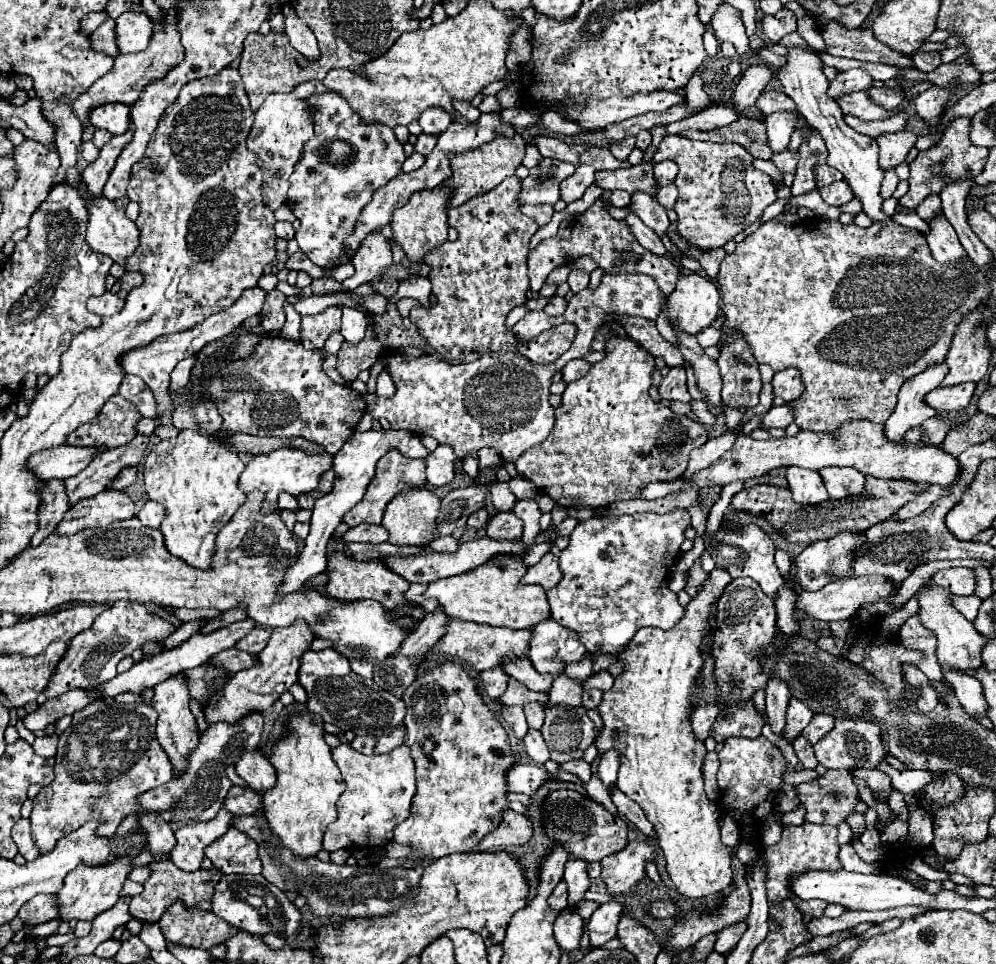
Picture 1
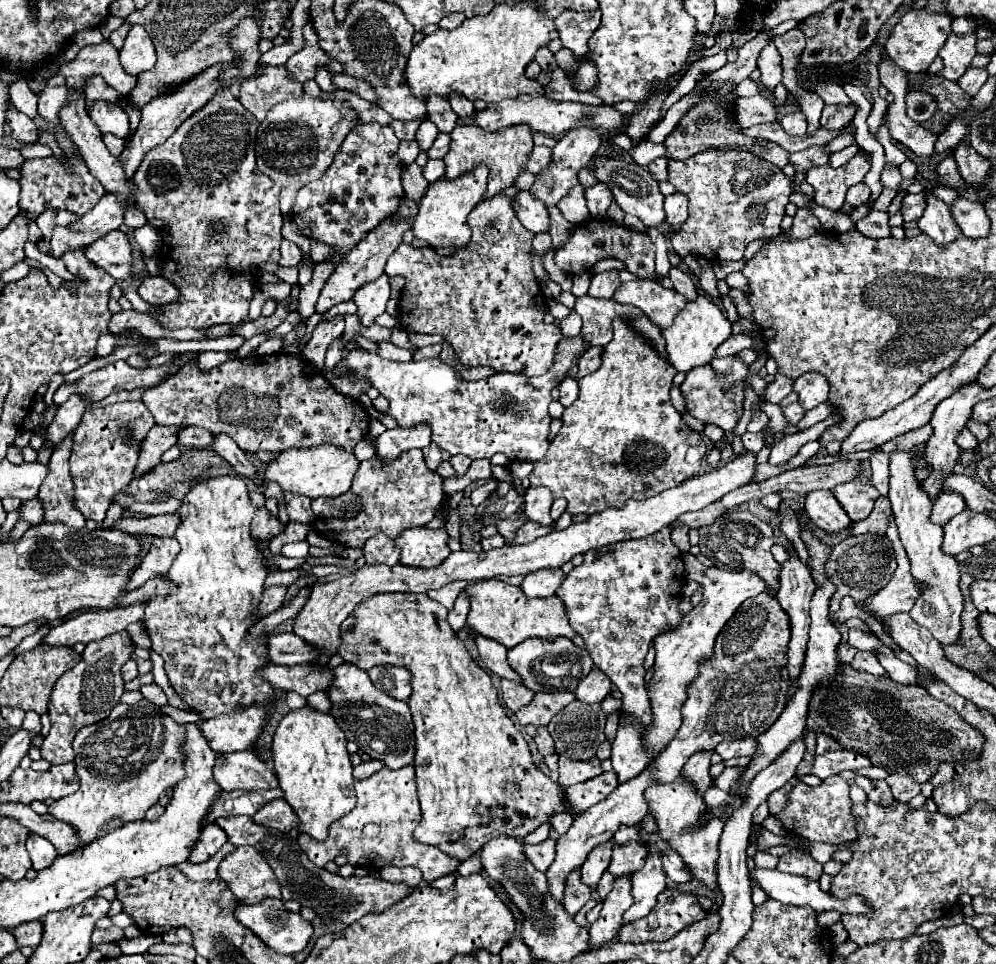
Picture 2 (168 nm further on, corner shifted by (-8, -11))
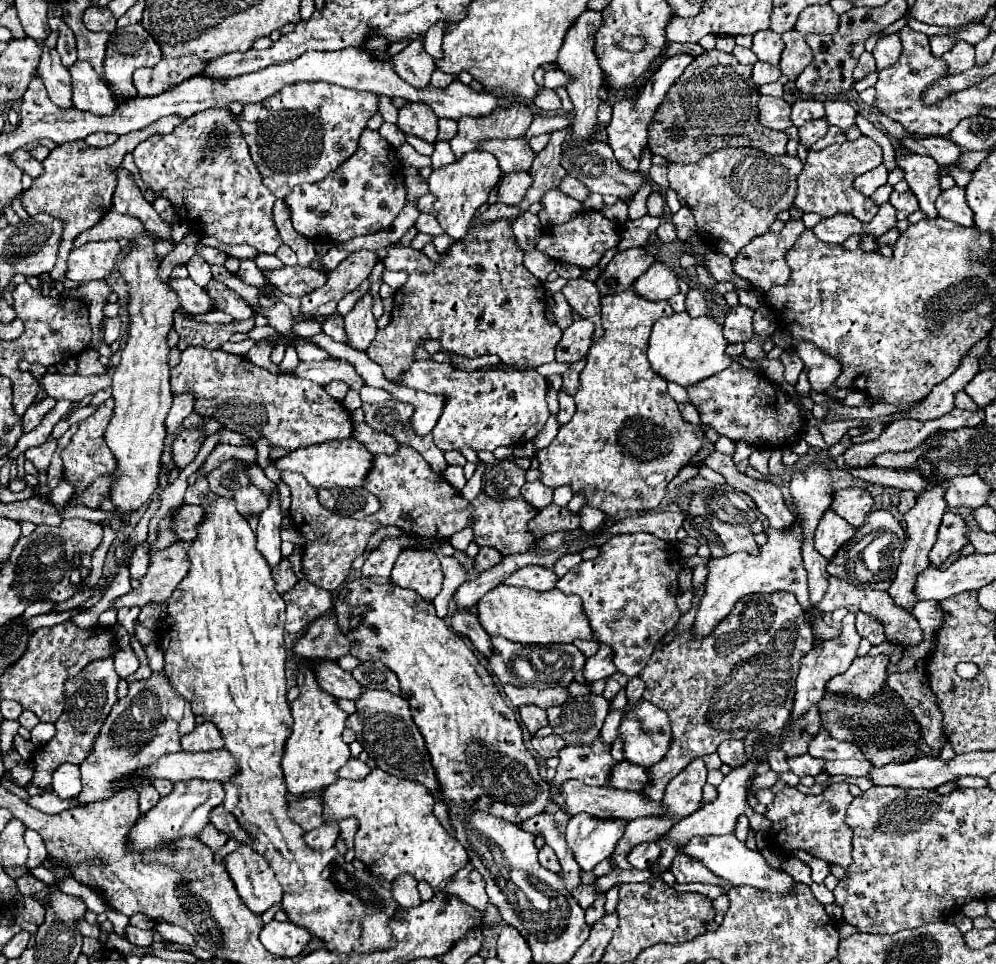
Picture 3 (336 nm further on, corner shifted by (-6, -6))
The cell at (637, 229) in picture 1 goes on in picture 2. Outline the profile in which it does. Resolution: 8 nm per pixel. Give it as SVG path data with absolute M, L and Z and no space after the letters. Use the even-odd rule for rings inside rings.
M671 267L669 271L669 279L675 285L675 291L679 291L687 301L697 299L697 289L695 283L691 281L691 277L687 273L683 273L679 267Z

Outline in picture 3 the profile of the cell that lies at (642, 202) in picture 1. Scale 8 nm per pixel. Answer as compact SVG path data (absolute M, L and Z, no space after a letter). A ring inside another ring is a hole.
M593 142L593 144L579 144L579 146L565 146L563 148L563 158L561 164L567 168L567 172L575 178L579 178L591 192L597 194L611 194L617 198L631 198L633 194L637 194L639 188L645 186L645 178L639 170L631 172L625 170L623 166L619 166L619 162L613 156L613 150L607 142Z

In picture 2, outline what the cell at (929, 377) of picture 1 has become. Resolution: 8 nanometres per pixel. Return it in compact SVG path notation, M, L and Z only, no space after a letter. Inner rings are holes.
M895 451L889 457L891 457L891 465L889 465L889 471L891 471L889 501L891 501L891 507L893 507L895 519L897 519L899 537L901 537L901 543L903 543L907 555L909 555L913 577L927 585L927 589L915 601L909 615L919 625L929 629L931 635L939 643L953 645L953 643L959 641L961 611L963 611L963 593L959 589L959 565L953 557L949 557L941 551L943 529L939 525L931 523L929 515L931 515L931 509L933 509L933 503L931 503L929 495L921 489L919 481L913 475L913 467L915 467L917 457L913 457L911 451Z

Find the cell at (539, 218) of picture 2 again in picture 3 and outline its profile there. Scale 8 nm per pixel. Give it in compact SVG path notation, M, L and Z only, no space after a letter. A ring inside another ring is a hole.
M505 174L499 186L497 202L507 204L507 206L517 206L525 198L531 186L533 186L531 174Z

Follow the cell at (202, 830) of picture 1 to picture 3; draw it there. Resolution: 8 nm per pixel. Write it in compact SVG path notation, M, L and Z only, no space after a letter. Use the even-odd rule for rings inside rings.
M207 824L205 830L203 830L203 834L199 834L199 840L201 840L205 846L209 846L213 852L217 852L229 838L227 838L227 834L219 832L213 824Z

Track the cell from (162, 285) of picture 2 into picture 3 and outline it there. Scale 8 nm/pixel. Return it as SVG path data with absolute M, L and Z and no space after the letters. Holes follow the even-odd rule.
M175 278L167 282L169 288L173 292L177 292L179 296L179 306L189 312L189 314L199 314L199 312L209 312L211 310L211 298L207 296L207 292L197 286L191 278Z

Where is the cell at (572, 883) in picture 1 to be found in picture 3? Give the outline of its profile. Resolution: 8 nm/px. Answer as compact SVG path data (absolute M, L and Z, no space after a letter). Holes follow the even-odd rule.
M589 814L573 816L565 830L565 840L569 848L575 854L577 864L591 872L599 862L607 860L619 838L623 836L625 822L613 822L613 820L601 820L591 818Z

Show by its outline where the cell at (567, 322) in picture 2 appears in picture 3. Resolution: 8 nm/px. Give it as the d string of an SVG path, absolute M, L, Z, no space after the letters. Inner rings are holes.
M575 320L561 336L557 352L555 352L555 360L557 362L575 362L581 360L589 346L591 346L591 334L593 334L593 326L587 320Z

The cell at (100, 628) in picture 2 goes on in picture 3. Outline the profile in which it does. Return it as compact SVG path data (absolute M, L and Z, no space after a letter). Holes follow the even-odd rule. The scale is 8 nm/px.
M175 542L167 548L153 550L149 554L147 574L139 580L139 588L131 588L127 594L115 598L111 608L143 608L167 600L187 572L187 562L183 560L187 556L187 546L189 542Z

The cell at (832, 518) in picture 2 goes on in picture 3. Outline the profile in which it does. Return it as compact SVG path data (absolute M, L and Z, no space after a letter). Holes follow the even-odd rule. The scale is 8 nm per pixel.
M825 510L815 532L815 548L819 550L819 554L831 560L839 546L843 546L853 534L855 528L851 524L843 522L843 518L837 516L833 510Z

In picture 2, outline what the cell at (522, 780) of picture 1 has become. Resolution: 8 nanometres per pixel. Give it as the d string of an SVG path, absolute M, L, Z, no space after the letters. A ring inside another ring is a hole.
M613 771L601 773L595 779L567 787L565 799L579 813L579 811L585 811L587 807L593 807L595 803L603 801L617 785L619 785L619 781L617 781L617 775Z

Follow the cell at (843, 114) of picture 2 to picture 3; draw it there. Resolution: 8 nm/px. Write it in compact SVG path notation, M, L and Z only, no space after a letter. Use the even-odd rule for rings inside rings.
M825 116L817 118L815 122L807 122L807 126L799 128L799 140L801 140L801 144L805 144L809 148L813 142L817 142L821 136L825 136L827 130L829 130L827 118Z

